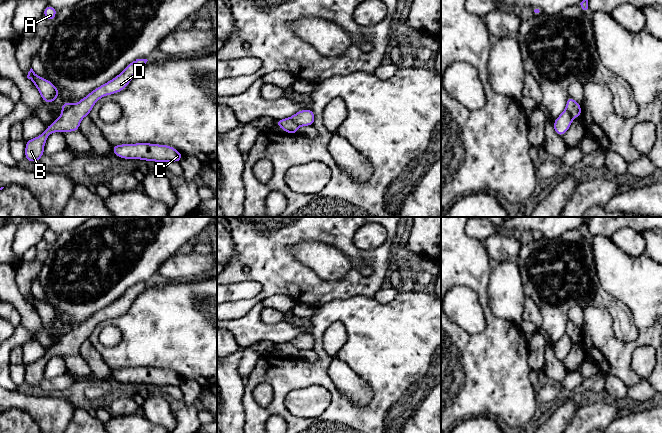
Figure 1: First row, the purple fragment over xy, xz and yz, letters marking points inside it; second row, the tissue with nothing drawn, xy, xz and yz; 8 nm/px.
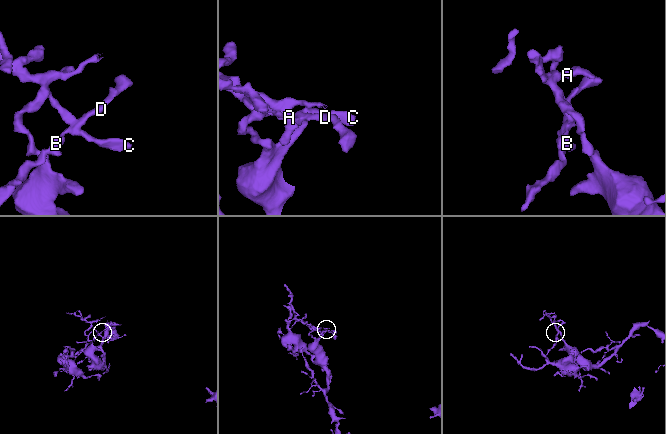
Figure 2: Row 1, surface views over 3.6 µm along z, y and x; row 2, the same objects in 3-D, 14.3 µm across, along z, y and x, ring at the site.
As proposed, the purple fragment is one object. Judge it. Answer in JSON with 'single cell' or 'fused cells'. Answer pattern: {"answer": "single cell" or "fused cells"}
{"answer": "fused cells"}

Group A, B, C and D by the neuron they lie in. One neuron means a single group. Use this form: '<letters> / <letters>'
A / B C D

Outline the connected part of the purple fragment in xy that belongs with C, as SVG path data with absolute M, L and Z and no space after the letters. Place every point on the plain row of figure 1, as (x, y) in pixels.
M135 367L112 369L113 378L123 383L141 383L144 385L180 386L183 378L169 369Z

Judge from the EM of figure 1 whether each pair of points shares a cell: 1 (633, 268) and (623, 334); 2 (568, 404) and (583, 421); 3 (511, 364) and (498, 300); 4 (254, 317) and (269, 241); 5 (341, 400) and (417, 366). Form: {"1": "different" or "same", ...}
{"1": "different", "2": "different", "3": "different", "4": "different", "5": "same"}

